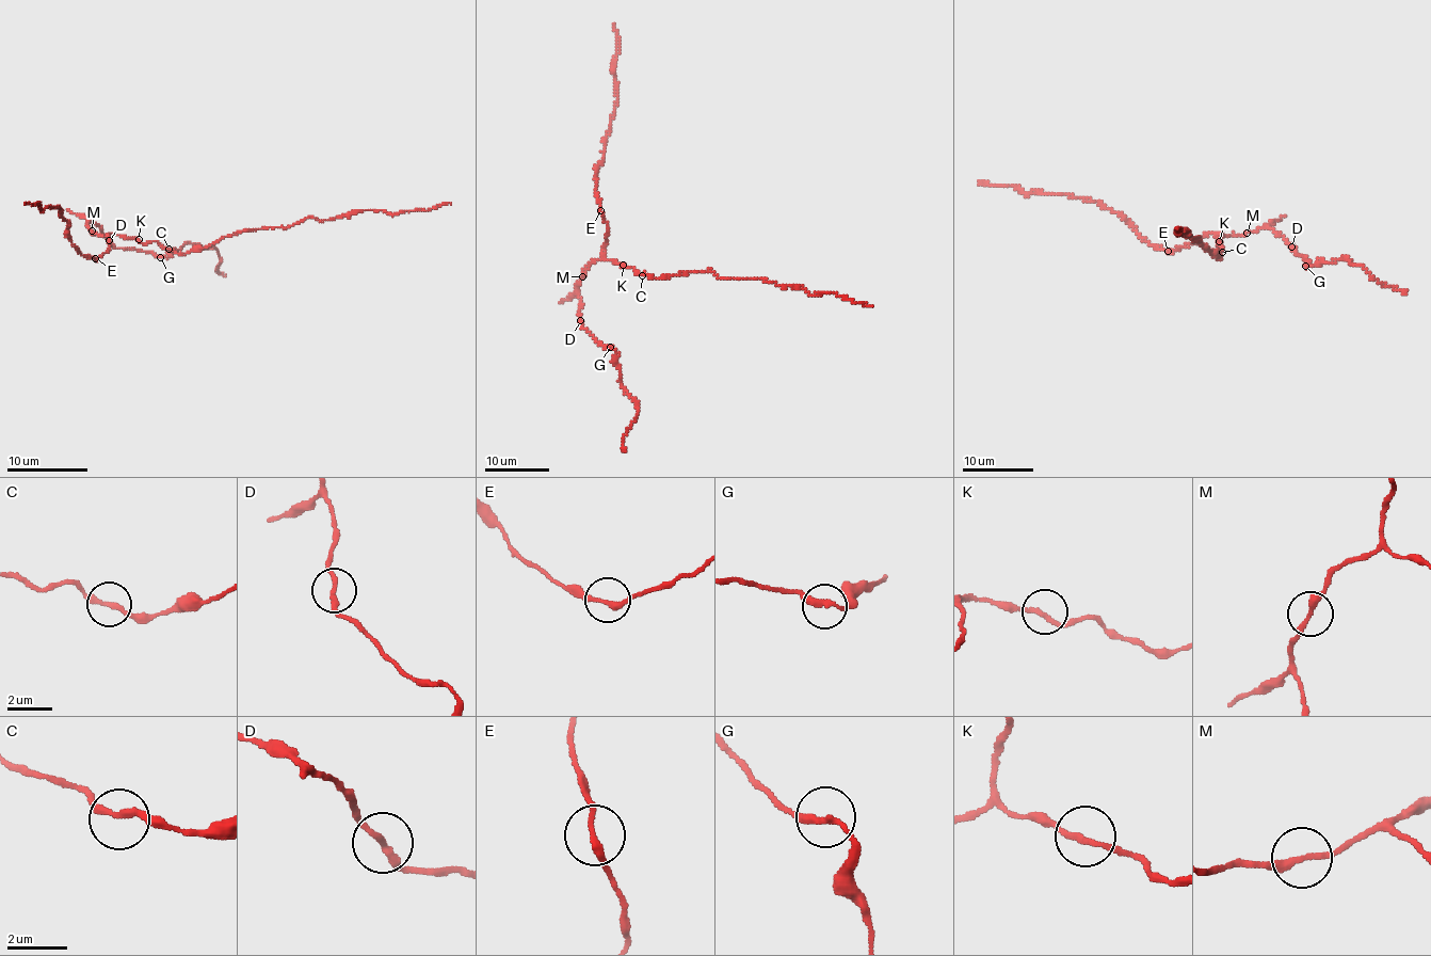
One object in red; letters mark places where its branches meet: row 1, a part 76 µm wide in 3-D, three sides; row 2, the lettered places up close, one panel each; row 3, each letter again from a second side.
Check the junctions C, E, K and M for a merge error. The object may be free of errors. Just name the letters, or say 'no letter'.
no letter

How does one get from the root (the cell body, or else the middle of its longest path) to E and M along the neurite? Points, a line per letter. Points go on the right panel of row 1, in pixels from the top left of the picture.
E: (1221, 243), (1217, 234), (1205, 234), (1193, 243), (1168, 251)
M: (1221, 243), (1220, 236), (1247, 233)

